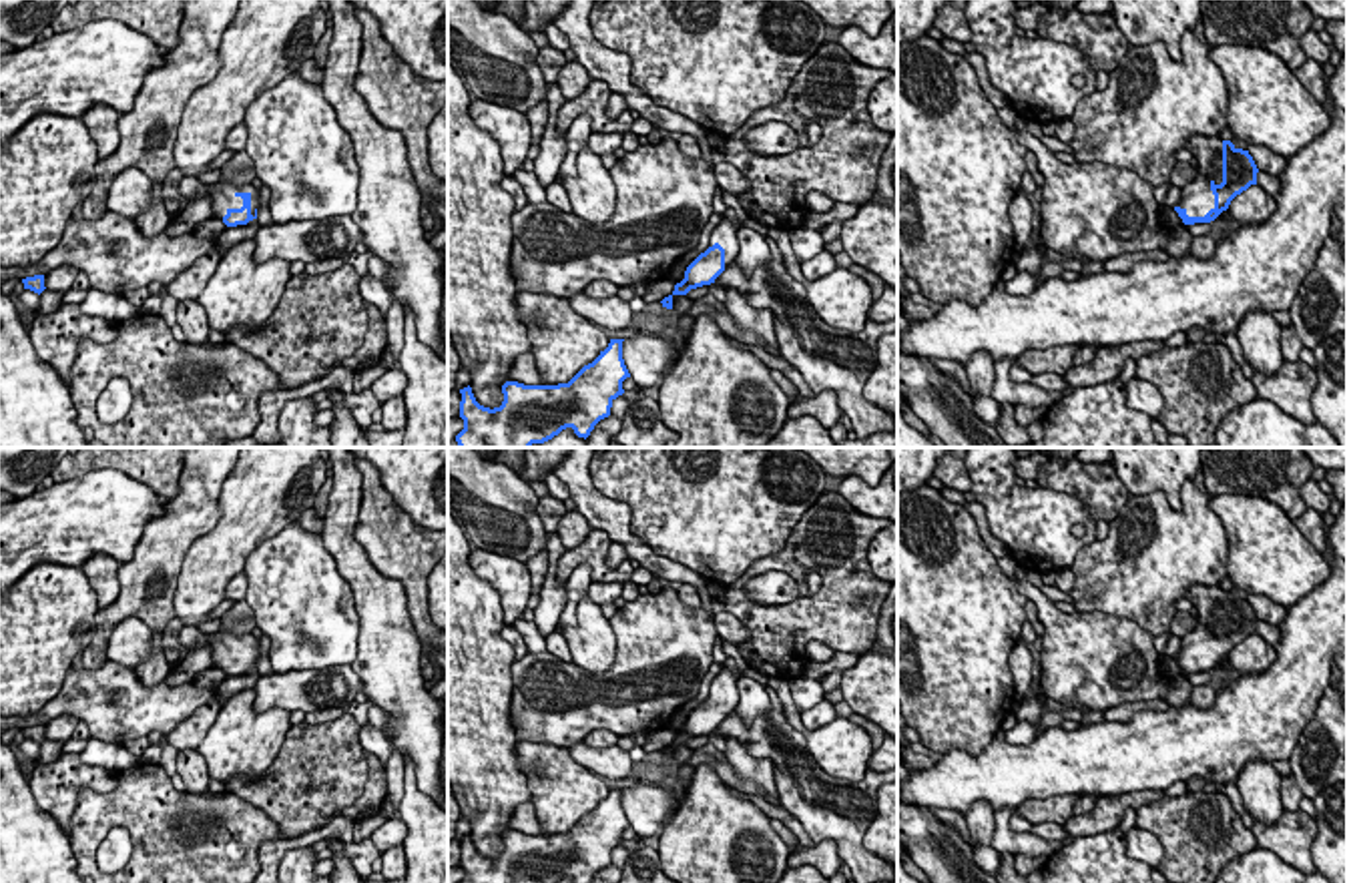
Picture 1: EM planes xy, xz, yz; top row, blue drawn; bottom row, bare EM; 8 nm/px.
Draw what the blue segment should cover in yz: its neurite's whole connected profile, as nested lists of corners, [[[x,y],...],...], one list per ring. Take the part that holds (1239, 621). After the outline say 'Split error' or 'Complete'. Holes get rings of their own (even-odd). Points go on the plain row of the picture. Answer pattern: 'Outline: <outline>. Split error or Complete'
Outline: [[[1194,584],[1186,598],[1196,608],[1196,628],[1180,640],[1174,656],[1184,674],[1210,672],[1231,650],[1257,634],[1257,614],[1249,600],[1219,586]]]. Split error

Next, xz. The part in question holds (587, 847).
Outline: [[[610,789],[600,805],[584,815],[568,833],[558,835],[524,835],[506,831],[502,835],[504,851],[500,857],[484,857],[476,851],[472,837],[460,839],[460,883],[560,883],[572,877],[574,883],[590,883],[594,875],[610,865],[612,851],[624,843],[622,831],[630,827],[622,809],[622,791]]]. Complete

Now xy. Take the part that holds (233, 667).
Outline: [[[215,634],[209,642],[213,666],[227,676],[247,674],[257,668],[259,640],[253,634]]]. Split error

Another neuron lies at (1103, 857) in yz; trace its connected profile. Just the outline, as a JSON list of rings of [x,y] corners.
[[[1118,827],[1074,839],[1040,871],[1044,883],[1154,883],[1150,865],[1126,855],[1126,833]]]

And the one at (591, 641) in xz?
[[[582,598],[576,610],[574,626],[560,626],[566,638],[572,662],[580,668],[602,674],[610,670],[616,656],[616,638],[610,620],[602,614],[600,604]]]

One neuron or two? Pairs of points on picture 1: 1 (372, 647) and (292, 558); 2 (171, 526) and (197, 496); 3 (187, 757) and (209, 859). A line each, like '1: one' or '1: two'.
1: two
2: one
3: two

